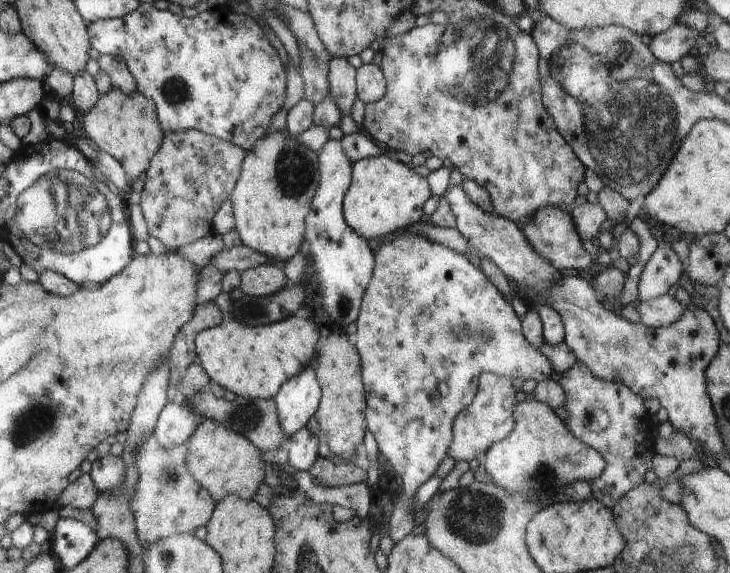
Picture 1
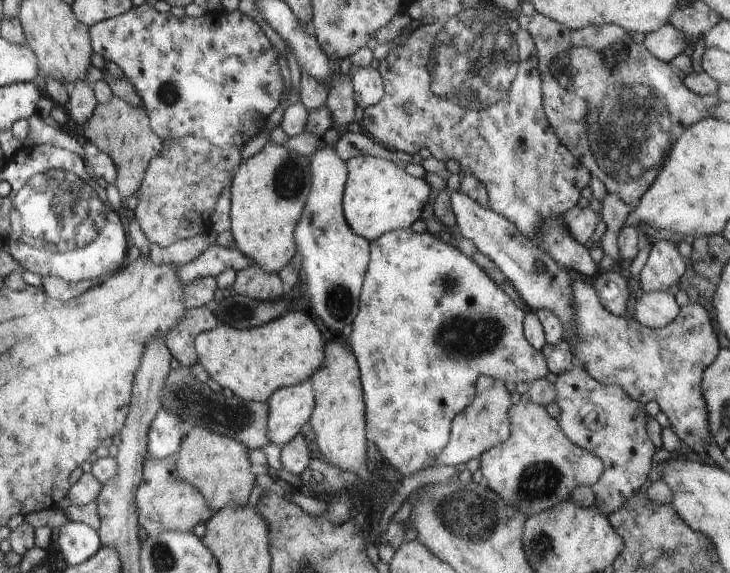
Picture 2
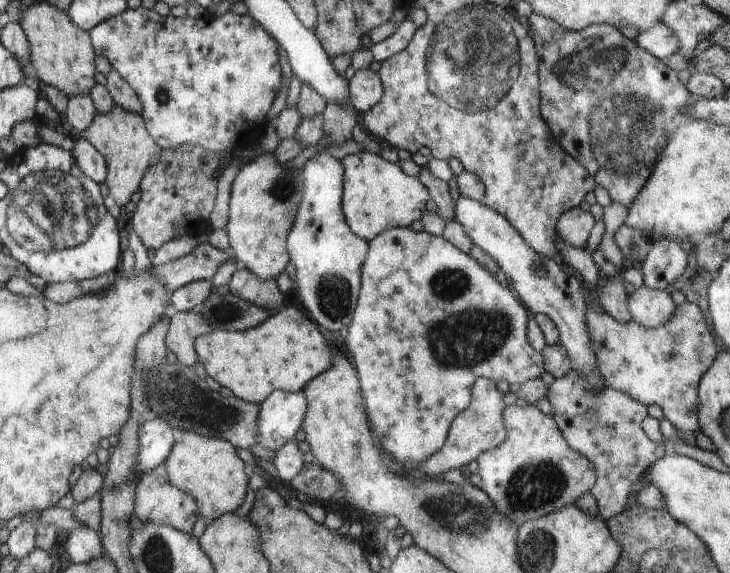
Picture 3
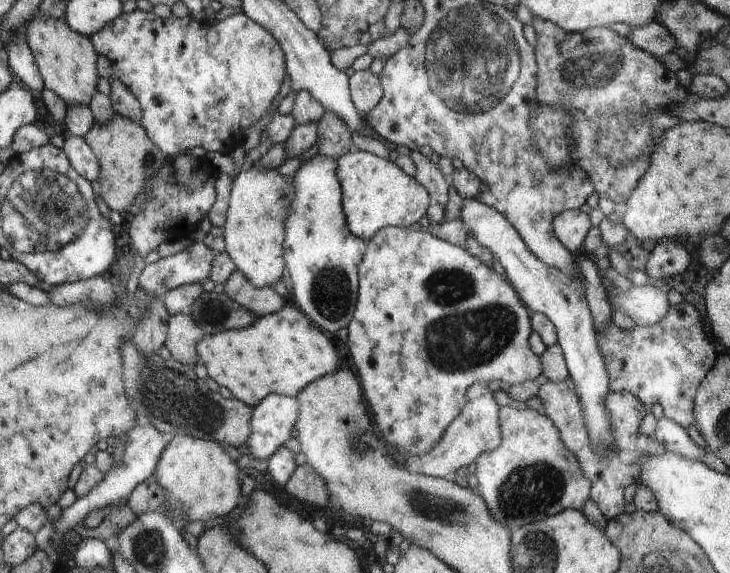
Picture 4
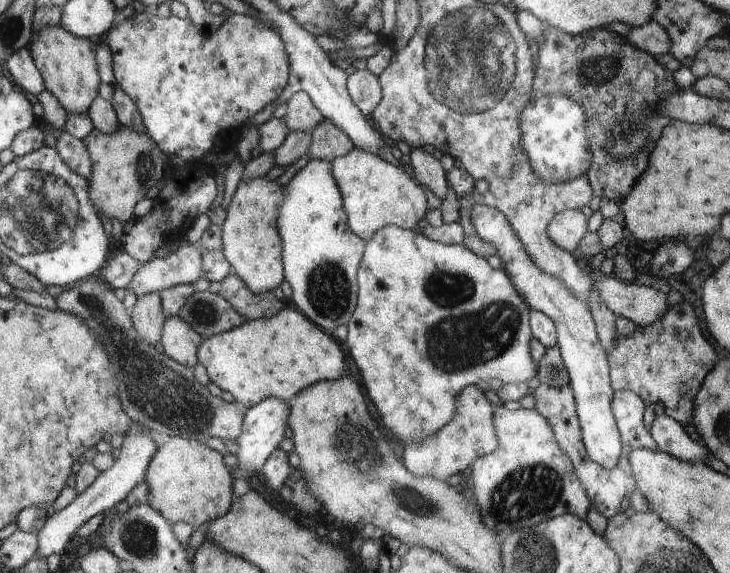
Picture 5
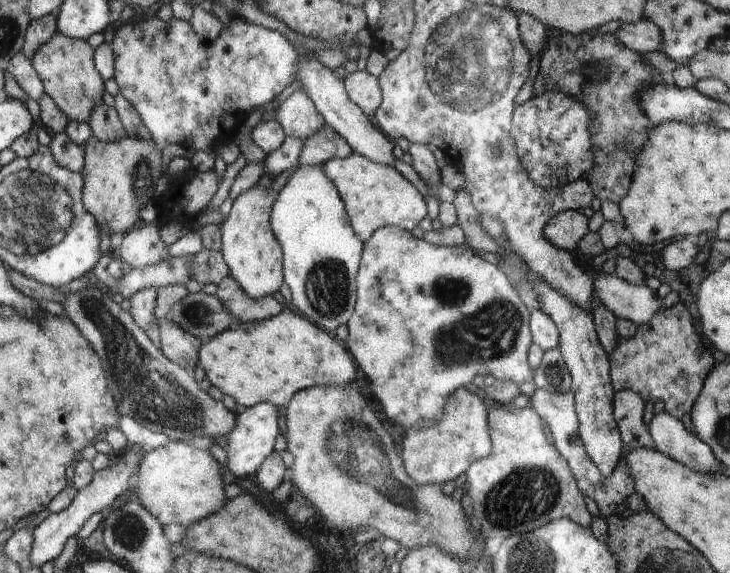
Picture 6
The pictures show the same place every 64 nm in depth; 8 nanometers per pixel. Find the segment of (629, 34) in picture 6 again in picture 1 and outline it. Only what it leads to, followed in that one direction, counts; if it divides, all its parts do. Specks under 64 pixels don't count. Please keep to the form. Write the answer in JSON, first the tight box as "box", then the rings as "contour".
{"box":[648,24,705,64],"contour":[[[677,24],[672,29],[653,36],[648,46],[662,62],[672,64],[672,62],[680,62],[682,58],[702,50],[705,42],[704,34],[695,32],[684,24]]]}

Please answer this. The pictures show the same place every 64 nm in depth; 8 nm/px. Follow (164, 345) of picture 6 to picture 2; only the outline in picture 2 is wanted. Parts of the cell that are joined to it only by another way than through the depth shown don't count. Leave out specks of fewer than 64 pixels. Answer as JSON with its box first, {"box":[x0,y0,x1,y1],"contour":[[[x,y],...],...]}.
{"box":[165,306,217,369],"contour":[[[202,306],[186,309],[182,322],[178,322],[174,330],[170,330],[165,340],[170,354],[178,360],[181,367],[190,369],[199,362],[194,344],[195,338],[217,325],[216,316],[212,314],[210,308]]]}

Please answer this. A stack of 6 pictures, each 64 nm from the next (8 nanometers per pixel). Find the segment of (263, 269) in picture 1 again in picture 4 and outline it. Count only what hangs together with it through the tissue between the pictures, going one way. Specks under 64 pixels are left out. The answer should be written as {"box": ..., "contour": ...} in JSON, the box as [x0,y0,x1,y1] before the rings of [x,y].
{"box":[223,271,283,317],"contour":[[[235,271],[224,284],[223,294],[254,317],[264,317],[283,309],[282,298],[272,287],[256,288],[240,272]]]}

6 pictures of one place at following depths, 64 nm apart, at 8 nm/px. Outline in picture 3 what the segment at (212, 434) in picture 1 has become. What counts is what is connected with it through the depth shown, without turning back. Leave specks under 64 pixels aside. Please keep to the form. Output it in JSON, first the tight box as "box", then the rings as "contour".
{"box":[163,431,246,521],"contour":[[[183,431],[177,434],[172,452],[163,462],[168,474],[168,482],[186,490],[198,502],[198,516],[208,521],[221,518],[222,514],[236,511],[240,504],[244,504],[246,494],[246,474],[244,474],[244,461],[236,456],[236,446],[224,438],[210,438],[196,432]]]}

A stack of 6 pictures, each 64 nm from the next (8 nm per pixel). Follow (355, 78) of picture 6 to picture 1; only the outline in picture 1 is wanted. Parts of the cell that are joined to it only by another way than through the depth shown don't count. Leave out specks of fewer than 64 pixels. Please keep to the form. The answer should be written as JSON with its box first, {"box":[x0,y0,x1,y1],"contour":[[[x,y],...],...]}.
{"box":[356,64,386,104],"contour":[[[362,64],[356,71],[357,97],[365,104],[376,102],[386,94],[386,80],[381,66]]]}

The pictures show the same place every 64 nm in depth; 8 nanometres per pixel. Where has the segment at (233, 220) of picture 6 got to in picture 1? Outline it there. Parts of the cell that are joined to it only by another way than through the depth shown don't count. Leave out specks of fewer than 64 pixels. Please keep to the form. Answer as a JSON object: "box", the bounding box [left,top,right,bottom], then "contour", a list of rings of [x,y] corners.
{"box":[230,130,321,263],"contour":[[[276,130],[245,153],[241,177],[230,197],[235,230],[244,246],[284,263],[300,250],[306,238],[306,214],[320,184],[318,156],[321,152],[300,144],[298,134]]]}

